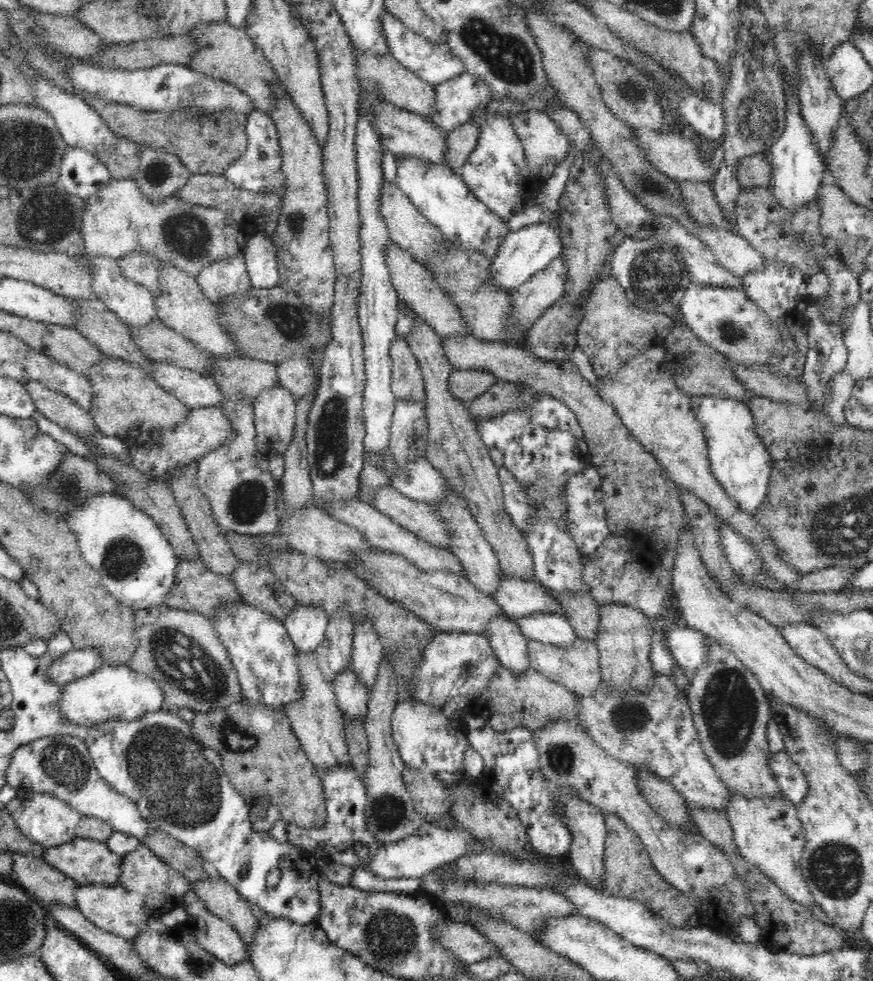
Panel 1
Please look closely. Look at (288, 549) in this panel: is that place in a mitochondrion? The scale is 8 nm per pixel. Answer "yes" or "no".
no

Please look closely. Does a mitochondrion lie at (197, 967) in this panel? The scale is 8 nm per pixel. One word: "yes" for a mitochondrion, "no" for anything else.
yes

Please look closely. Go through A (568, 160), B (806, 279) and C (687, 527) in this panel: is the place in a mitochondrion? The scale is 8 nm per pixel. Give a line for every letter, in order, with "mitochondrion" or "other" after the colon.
A: other
B: other
C: other

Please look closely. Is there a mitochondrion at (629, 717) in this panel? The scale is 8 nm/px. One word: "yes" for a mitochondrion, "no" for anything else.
yes

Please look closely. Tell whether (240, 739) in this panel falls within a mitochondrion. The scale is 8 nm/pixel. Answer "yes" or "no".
yes

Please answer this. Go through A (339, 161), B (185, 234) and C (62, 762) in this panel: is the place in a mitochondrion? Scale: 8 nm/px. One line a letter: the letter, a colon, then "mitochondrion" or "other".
A: other
B: mitochondrion
C: mitochondrion

